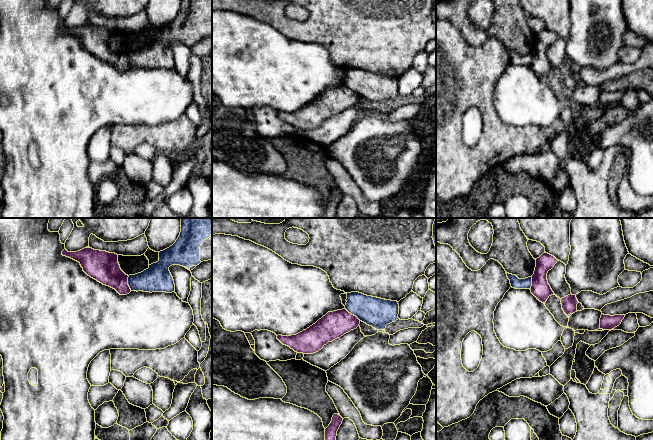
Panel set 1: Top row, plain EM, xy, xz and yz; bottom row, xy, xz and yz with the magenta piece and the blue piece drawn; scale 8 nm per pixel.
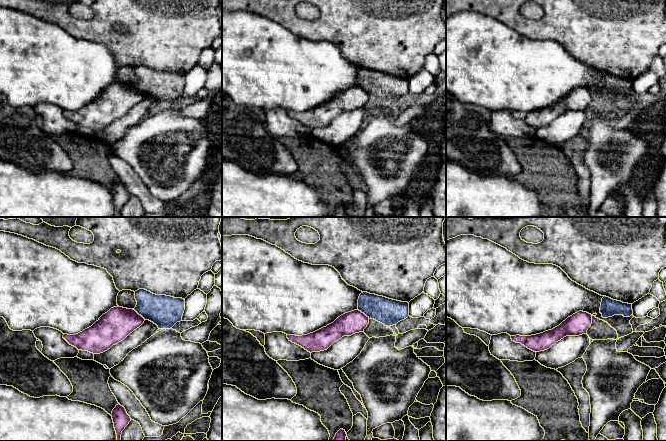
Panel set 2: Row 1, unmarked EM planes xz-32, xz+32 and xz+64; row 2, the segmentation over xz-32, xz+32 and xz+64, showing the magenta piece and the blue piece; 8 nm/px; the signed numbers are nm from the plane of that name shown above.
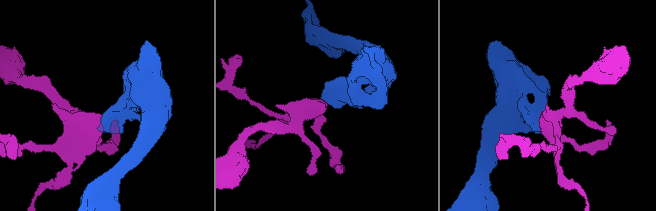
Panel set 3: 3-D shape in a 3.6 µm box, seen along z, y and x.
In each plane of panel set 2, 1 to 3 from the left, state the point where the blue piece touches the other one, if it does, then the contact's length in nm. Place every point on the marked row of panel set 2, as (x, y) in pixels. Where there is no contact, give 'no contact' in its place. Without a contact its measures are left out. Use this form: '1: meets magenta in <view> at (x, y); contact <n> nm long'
1: meets magenta in xz-32 at (140, 315); contact 130 nm long
2: meets magenta in xz+32 at (363, 313); contact 120 nm long
3: no contact

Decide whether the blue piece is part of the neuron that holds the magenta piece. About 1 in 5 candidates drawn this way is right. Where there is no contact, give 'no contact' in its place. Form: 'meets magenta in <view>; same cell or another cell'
meets magenta in xz; another cell

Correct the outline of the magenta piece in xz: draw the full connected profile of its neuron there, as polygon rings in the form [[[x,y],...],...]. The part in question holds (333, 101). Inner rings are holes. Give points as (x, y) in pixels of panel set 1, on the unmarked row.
[[[342,85],[328,88],[315,100],[296,111],[278,111],[277,115],[297,129],[313,130],[328,118],[356,105],[359,100],[360,96],[356,92]]]

